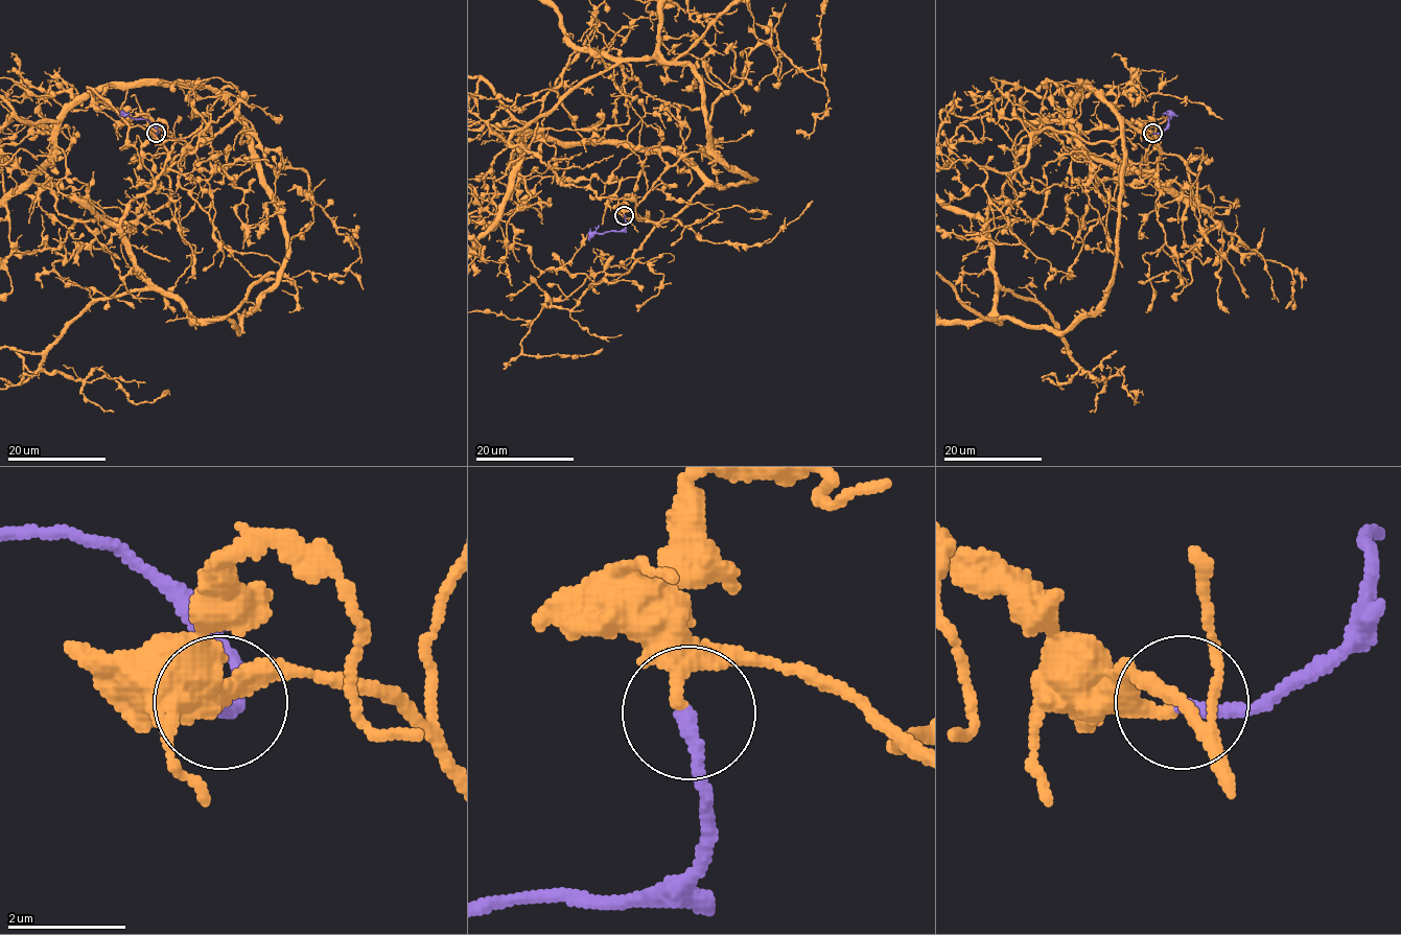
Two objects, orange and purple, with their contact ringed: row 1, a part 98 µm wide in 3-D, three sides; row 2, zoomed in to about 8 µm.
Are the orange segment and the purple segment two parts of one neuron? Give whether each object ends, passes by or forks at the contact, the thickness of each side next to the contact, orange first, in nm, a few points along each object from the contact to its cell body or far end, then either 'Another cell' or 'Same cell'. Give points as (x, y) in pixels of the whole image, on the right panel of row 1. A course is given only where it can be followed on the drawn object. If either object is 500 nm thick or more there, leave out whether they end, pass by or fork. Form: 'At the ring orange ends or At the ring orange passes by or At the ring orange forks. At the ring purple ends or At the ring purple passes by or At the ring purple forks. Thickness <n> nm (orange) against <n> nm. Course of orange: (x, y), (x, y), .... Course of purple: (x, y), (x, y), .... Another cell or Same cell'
At the ring orange ends. At the ring purple ends. Thickness 300 nm (orange) against 240 nm. Course of orange: (1151, 133), (1159, 146), (1124, 119), (1114, 284), (1064, 330), (982, 319). Course of purple: (1152, 133), (1160, 133), (1168, 124), (1170, 115), (1165, 113). Same cell

